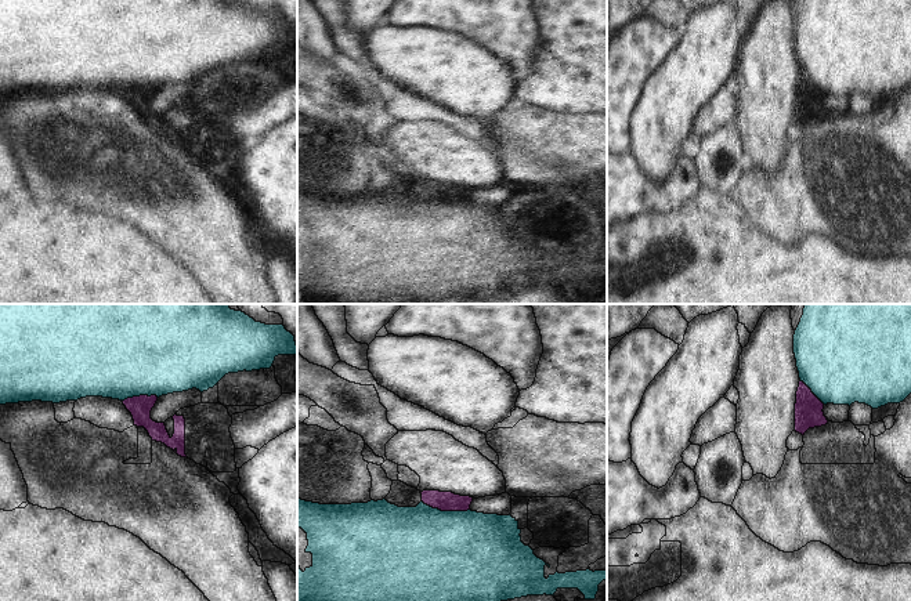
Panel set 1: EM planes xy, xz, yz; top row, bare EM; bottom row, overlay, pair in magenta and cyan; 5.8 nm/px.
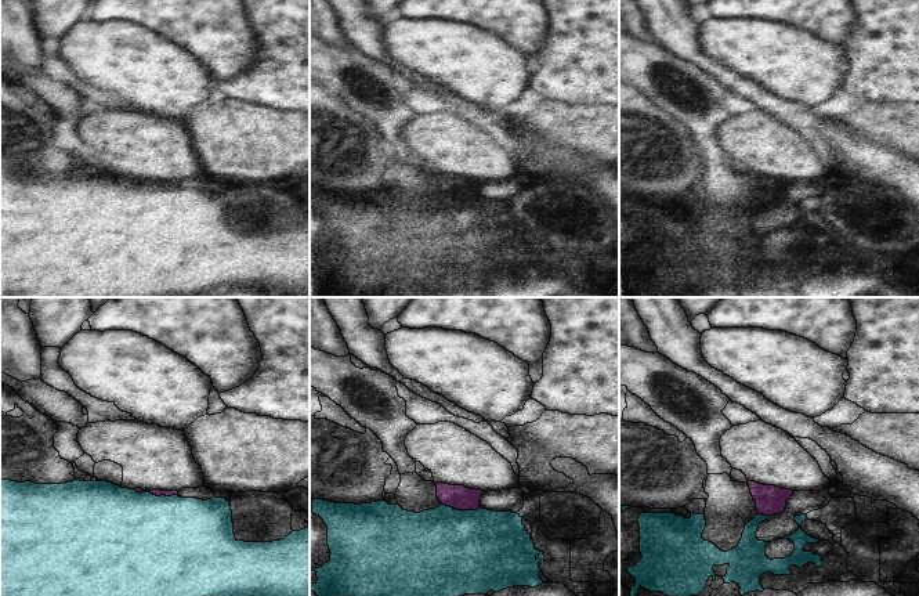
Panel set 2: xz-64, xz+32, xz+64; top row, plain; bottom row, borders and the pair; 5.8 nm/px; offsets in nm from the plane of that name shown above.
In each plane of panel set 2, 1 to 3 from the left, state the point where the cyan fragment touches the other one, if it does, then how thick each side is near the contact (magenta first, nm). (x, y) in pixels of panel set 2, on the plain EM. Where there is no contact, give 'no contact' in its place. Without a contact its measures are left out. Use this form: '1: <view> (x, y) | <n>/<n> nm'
1: xz-64 (156, 185) | 50/500 nm
2: xz+32 (460, 199) | 140/500 nm
3: xz+64 (764, 205) | 170/180 nm

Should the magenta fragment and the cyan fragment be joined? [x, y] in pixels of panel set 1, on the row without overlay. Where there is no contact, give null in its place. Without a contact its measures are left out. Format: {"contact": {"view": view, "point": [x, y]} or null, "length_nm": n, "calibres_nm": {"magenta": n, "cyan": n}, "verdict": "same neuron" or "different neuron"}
{"contact": {"view": "xz", "point": [445, 201]}, "length_nm": 280, "calibres_nm": {"magenta": 110, "cyan": 500}, "verdict": "different neuron"}

